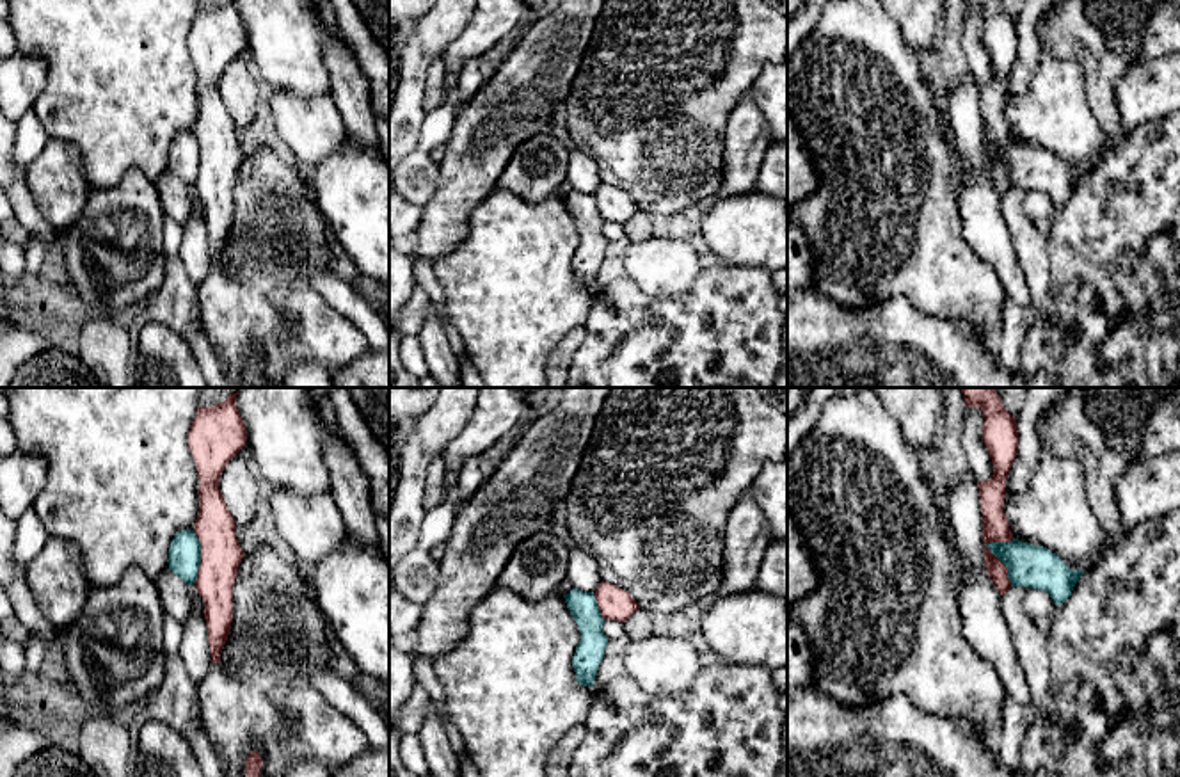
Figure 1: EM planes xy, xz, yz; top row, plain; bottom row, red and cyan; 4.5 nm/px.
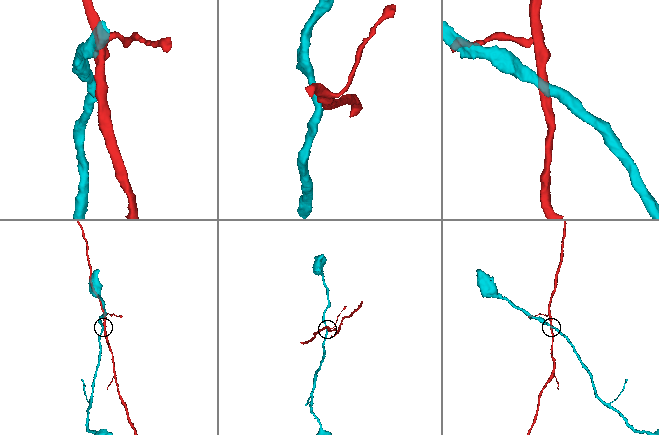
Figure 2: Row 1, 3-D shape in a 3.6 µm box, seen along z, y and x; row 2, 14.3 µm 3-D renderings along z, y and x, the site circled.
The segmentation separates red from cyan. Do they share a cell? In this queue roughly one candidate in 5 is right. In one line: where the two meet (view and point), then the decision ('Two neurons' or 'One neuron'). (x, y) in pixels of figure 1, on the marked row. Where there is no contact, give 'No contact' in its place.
Touches red at yz (1003, 564). Two neurons

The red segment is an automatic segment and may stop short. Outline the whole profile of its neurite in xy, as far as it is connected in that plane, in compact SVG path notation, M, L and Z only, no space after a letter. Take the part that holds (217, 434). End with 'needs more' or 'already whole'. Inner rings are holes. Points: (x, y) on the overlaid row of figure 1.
M238 391L211 407L199 405L188 432L188 448L199 478L194 533L201 542L201 564L194 587L204 601L211 663L220 661L231 629L233 587L245 557L235 533L235 519L219 489L224 468L247 443L236 395Z | already whole

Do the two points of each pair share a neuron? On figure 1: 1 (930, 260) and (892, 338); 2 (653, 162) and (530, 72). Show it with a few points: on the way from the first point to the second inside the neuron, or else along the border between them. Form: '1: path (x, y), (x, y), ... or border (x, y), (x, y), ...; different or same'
1: border (869, 304), (907, 297), (919, 310), (948, 320); different
2: border (582, 59), (564, 102); different

